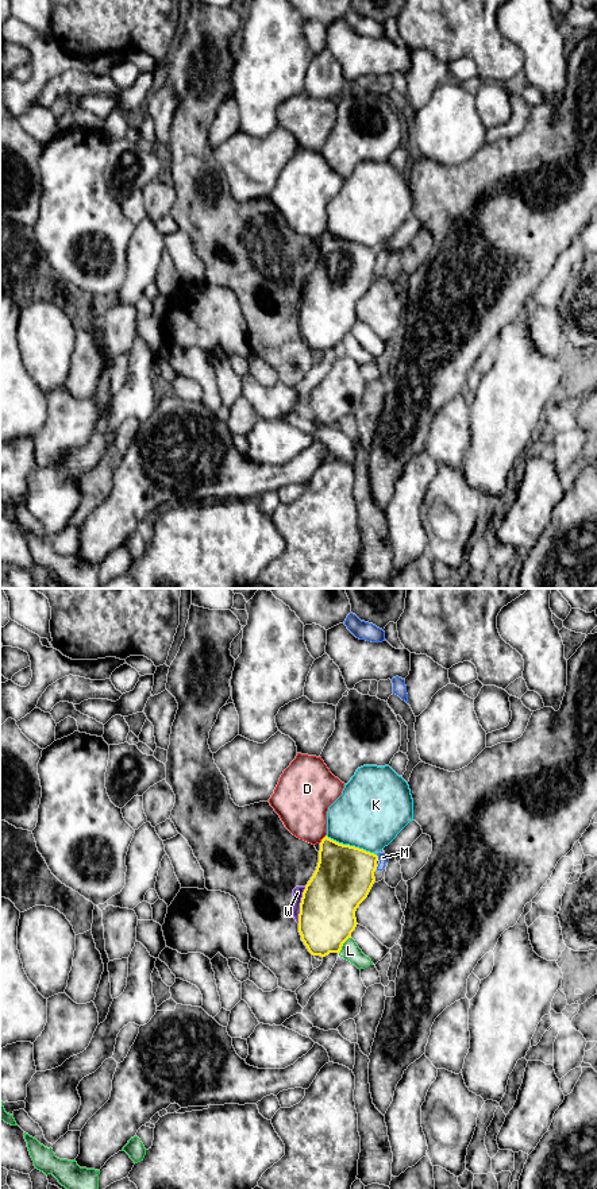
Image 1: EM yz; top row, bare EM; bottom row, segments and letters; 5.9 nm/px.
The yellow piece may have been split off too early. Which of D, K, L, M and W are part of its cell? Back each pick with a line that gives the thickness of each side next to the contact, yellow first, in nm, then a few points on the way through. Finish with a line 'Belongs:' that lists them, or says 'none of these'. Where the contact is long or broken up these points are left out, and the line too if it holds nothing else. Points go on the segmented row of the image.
Belongs: none of these

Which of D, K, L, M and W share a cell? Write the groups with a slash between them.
D / K / L / M / W

